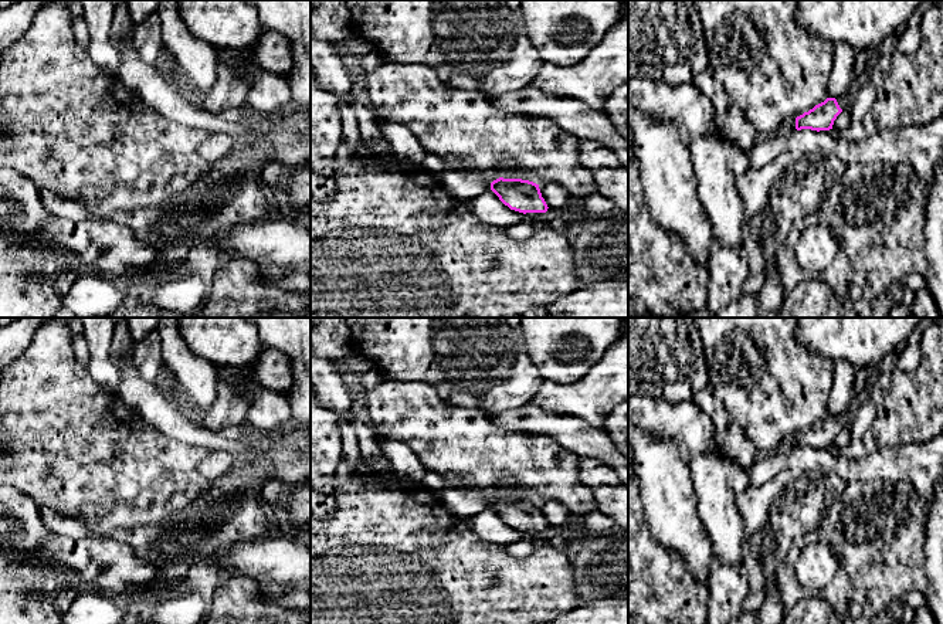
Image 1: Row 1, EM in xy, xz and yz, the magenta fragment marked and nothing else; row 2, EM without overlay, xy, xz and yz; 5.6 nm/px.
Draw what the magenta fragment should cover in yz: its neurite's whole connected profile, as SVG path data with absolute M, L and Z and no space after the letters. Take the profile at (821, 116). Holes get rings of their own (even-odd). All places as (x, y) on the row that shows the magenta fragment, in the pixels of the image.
M851 89L835 98L827 98L824 102L815 105L808 112L796 118L796 129L811 129L811 130L830 130L832 129L837 116L849 108L852 101Z

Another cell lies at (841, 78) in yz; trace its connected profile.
M835 44L835 55L832 71L828 81L828 98L838 98L847 94L854 82L852 65L856 58L856 51L848 44Z

